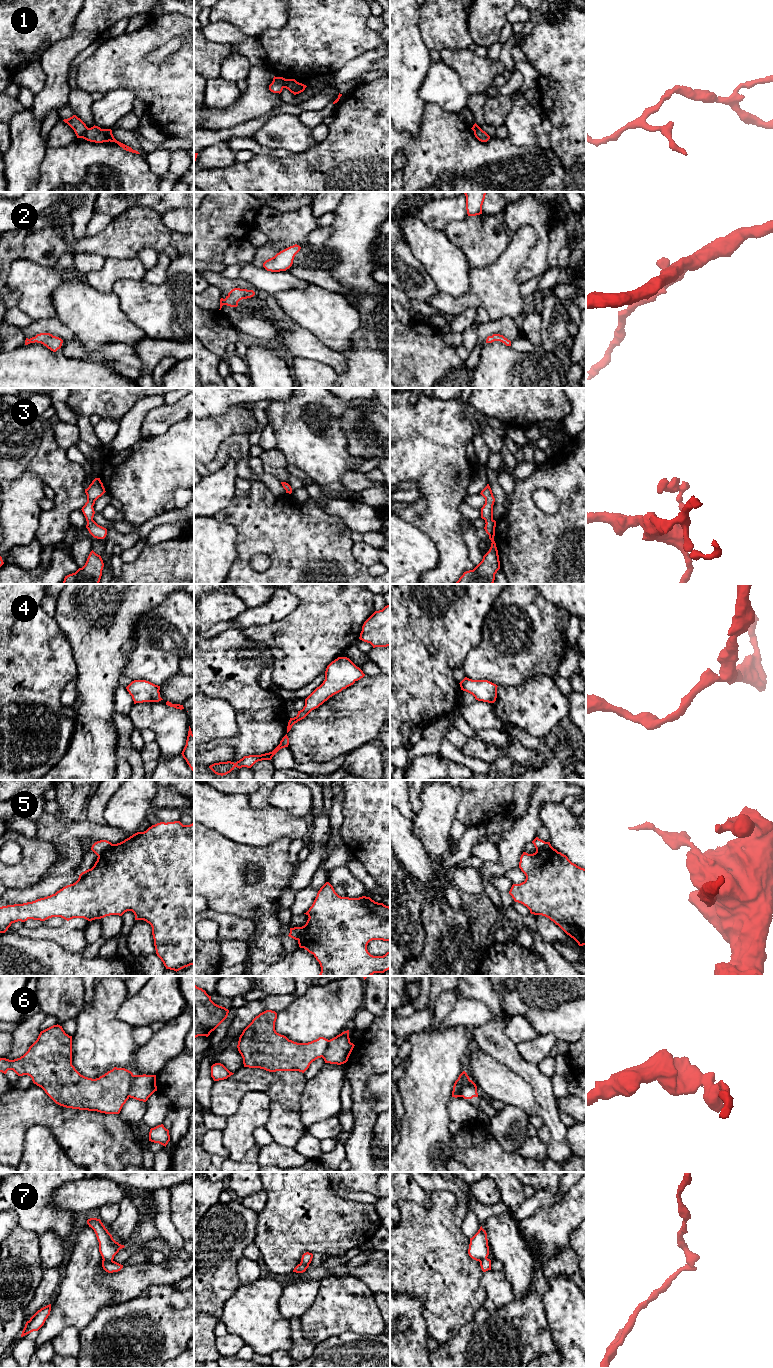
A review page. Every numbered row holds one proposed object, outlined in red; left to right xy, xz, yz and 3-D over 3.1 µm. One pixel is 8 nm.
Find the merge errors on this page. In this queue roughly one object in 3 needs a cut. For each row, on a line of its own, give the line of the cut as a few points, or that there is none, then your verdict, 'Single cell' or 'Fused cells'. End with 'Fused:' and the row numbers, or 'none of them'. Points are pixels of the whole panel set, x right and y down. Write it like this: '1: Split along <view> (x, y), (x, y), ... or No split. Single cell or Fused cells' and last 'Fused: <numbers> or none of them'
1: Split along xy (88, 128), (82, 137). Fused cells
2: No split. Single cell
3: No split. Single cell
4: No split. Single cell
5: No split. Single cell
6: Split along xy (134, 1075), (128, 1096). Fused cells
7: Split along xy (103, 1259), (112, 1261). Fused cells
Fused: 1, 6, 7

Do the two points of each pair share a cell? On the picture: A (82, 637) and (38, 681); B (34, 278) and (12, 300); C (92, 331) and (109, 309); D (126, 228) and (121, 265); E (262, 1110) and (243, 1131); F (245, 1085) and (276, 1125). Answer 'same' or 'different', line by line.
A: different
B: different
C: same
D: different
E: same
F: same

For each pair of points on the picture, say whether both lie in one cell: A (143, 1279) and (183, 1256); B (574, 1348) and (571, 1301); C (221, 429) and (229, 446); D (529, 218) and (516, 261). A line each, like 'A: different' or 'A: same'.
A: same
B: same
C: different
D: different

